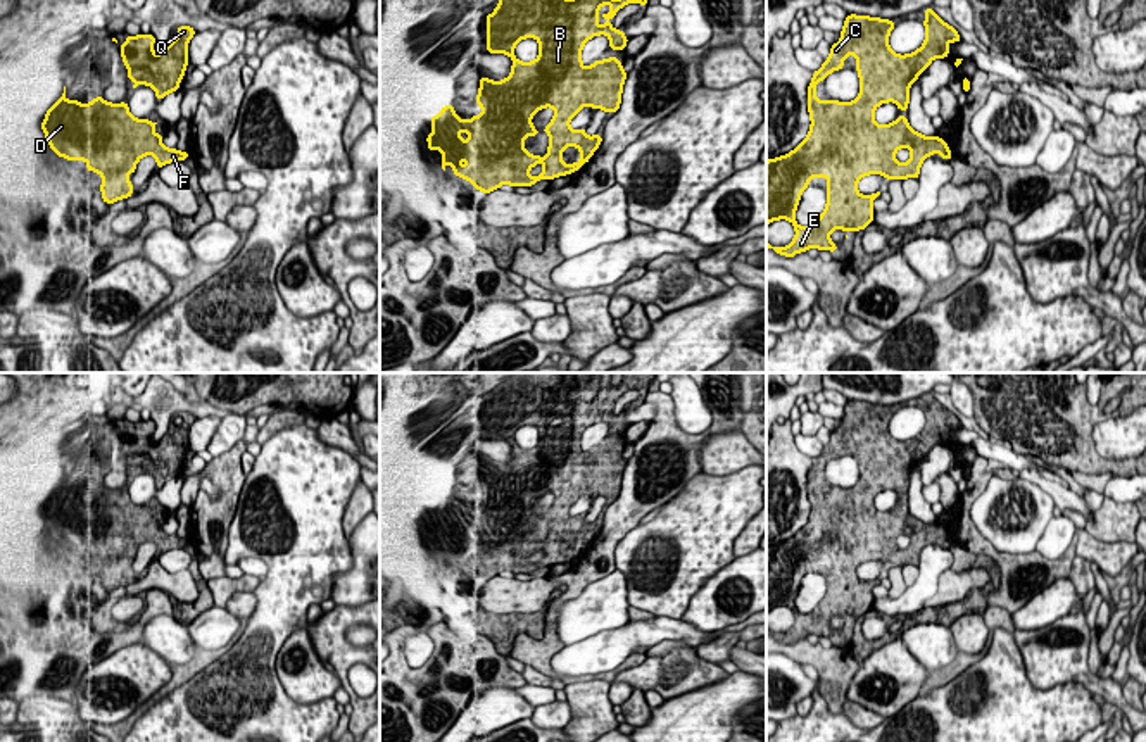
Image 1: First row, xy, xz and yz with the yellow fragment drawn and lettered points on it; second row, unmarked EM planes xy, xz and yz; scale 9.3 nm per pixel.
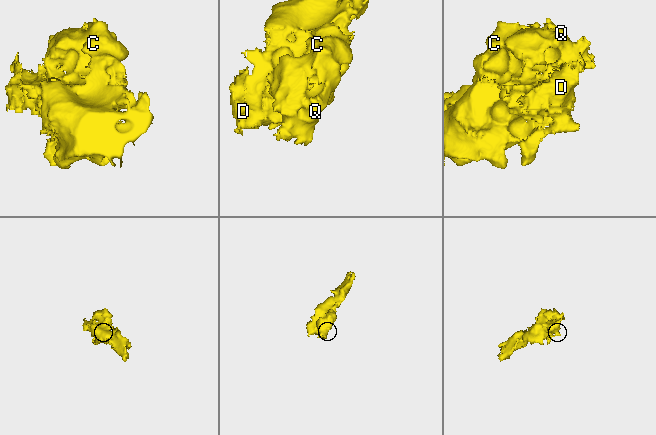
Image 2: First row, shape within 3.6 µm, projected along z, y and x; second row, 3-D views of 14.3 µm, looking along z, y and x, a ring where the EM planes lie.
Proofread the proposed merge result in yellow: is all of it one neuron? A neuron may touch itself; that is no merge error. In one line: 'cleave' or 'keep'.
keep

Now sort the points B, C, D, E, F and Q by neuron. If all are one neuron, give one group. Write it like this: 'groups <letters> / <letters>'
groups B C D E F Q

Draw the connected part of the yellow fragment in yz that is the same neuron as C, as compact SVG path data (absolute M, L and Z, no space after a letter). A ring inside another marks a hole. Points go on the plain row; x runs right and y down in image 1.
M925 393L925 428L906 442L896 440L889 433L889 421L894 407L849 400L844 406L841 426L830 433L828 445L813 459L808 473L808 499L811 506L808 523L789 540L766 547L766 613L778 606L787 606L796 616L794 626L787 633L773 633L766 628L766 635L778 642L794 644L808 635L837 638L837 632L830 626L834 616L865 616L873 607L872 588L880 578L861 582L858 568L868 561L882 561L884 564L918 566L922 549L932 540L941 540L944 547L953 544L948 530L941 523L923 523L916 519L906 502L899 502L891 511L875 509L875 495L882 490L894 488L899 497L908 497L910 473L930 452L934 445L946 445L951 437L949 428L961 428L958 418L944 409L932 393ZM853 440L856 443L856 457L860 464L860 481L853 488L818 487L816 469L844 454L844 447ZM811 564L827 564L827 592L811 613L799 613L796 595L801 580L809 573Z

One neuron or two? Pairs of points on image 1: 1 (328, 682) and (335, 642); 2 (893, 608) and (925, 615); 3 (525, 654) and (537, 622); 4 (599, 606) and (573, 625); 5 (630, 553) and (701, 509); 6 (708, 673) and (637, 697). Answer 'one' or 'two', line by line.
1: two
2: two
3: two
4: one
5: one
6: two

